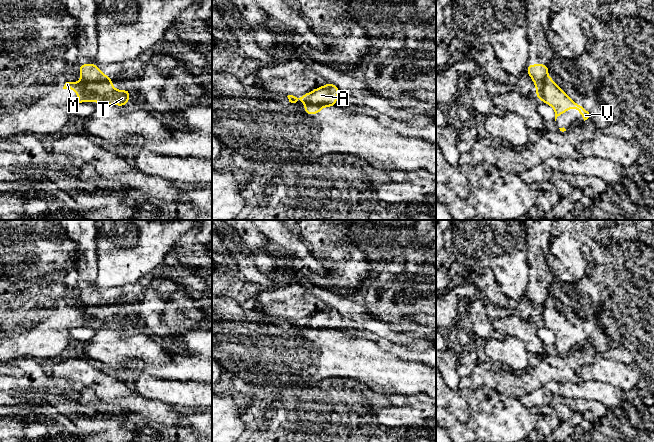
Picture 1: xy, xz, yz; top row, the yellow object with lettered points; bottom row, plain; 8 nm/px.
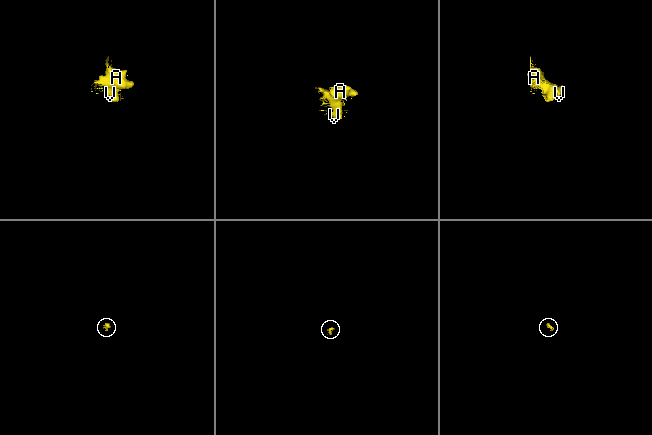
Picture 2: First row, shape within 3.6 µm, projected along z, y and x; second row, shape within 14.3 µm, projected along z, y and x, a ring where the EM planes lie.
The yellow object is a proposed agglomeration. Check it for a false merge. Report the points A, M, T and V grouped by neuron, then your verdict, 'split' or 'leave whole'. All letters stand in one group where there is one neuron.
A T / M V | split

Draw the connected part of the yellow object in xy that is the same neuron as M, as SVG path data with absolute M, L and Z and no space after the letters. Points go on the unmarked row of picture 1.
M66 306L63 313L73 313L77 320L79 321L78 325L75 325L73 328L82 327L82 326L92 326L94 325L94 315L86 313L83 308L83 306Z

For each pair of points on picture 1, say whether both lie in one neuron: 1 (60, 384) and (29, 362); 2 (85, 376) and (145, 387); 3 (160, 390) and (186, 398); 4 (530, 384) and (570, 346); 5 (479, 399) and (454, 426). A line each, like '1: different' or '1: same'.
1: same
2: different
3: same
4: different
5: different

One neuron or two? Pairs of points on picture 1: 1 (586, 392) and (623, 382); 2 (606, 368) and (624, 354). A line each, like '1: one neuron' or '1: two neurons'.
1: two neurons
2: two neurons

